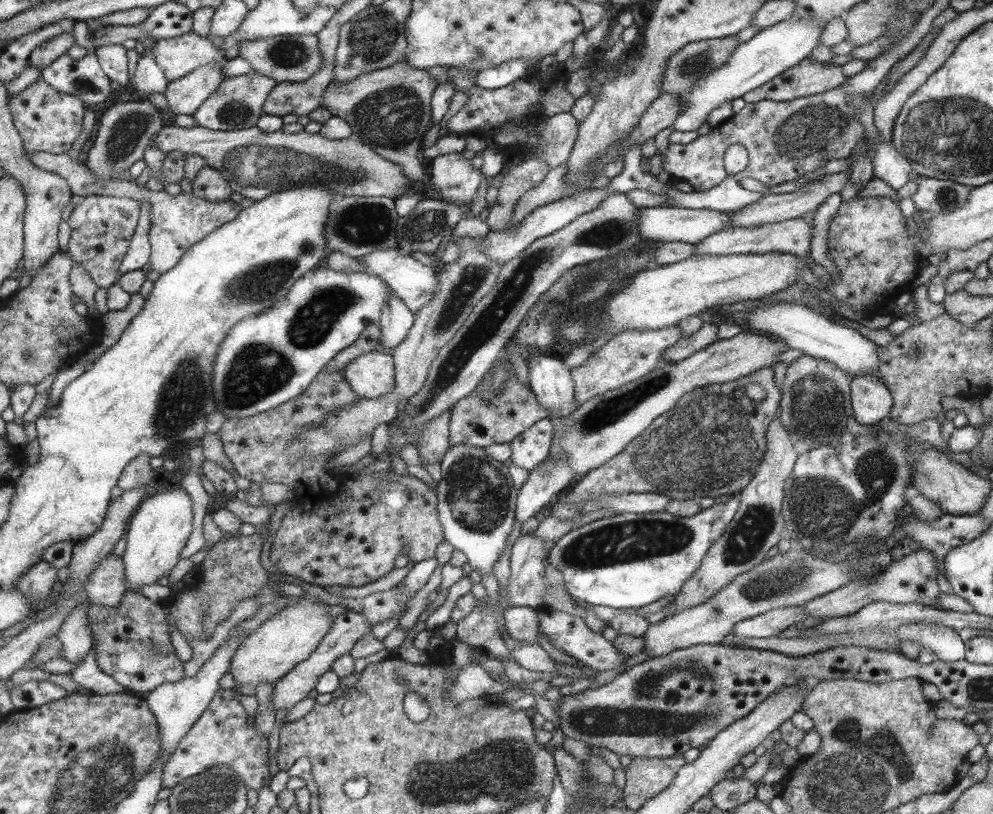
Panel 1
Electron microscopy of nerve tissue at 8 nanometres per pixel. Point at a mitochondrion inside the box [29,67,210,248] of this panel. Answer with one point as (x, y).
(127, 131)

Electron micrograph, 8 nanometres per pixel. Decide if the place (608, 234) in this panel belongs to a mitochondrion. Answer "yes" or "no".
yes

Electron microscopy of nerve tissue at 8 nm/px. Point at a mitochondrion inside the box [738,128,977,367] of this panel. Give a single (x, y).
(946, 198)

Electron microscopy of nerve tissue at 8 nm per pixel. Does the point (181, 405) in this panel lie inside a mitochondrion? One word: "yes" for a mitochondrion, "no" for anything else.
yes

